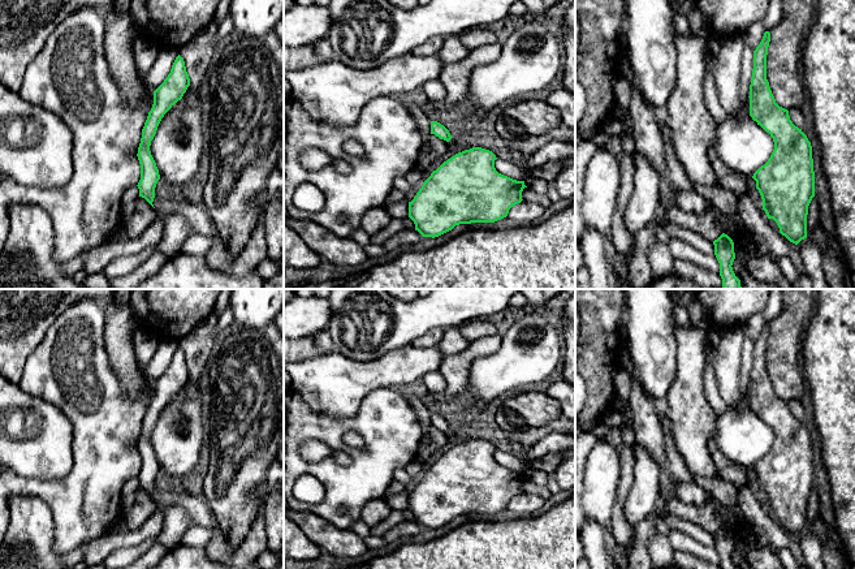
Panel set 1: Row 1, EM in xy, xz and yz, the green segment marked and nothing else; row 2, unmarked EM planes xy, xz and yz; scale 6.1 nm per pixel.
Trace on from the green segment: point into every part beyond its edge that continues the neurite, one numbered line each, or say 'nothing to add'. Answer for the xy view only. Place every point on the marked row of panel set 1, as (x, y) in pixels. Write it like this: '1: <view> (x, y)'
nothing to add

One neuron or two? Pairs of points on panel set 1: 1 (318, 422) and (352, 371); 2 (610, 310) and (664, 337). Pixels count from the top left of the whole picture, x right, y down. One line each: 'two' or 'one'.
1: two
2: two

